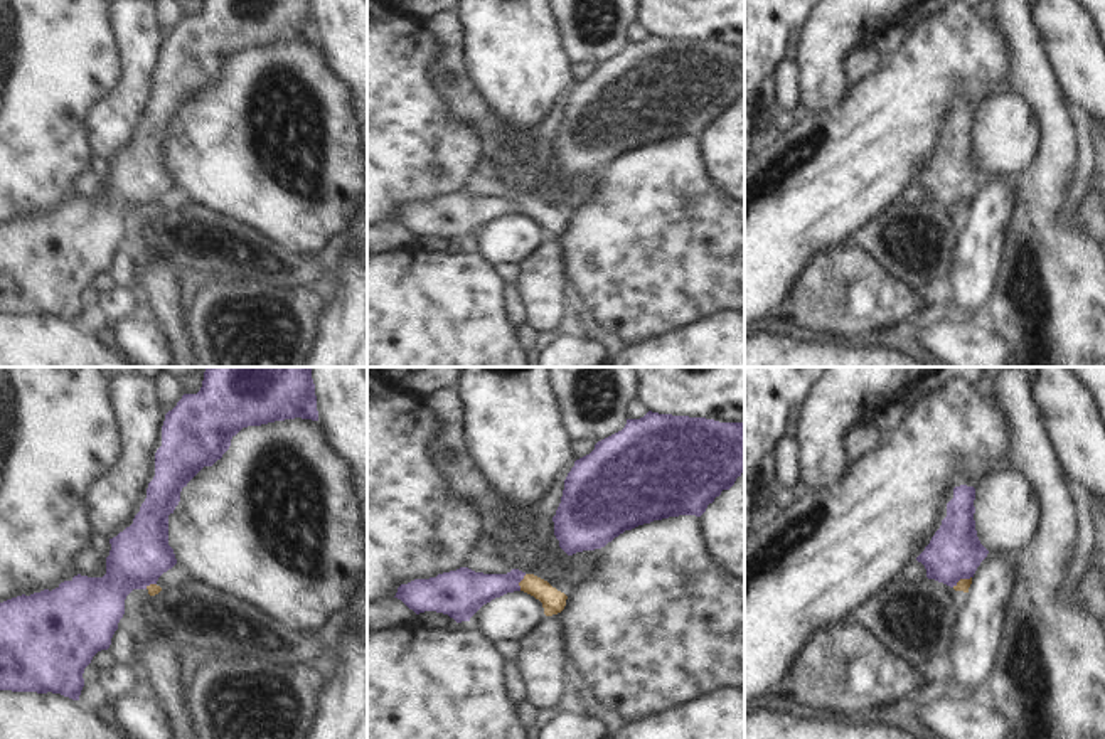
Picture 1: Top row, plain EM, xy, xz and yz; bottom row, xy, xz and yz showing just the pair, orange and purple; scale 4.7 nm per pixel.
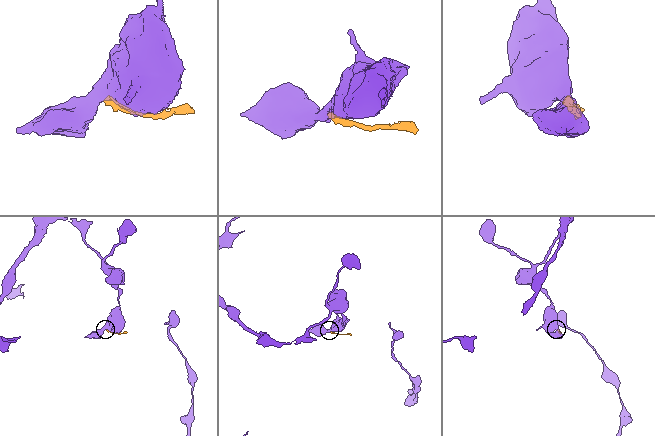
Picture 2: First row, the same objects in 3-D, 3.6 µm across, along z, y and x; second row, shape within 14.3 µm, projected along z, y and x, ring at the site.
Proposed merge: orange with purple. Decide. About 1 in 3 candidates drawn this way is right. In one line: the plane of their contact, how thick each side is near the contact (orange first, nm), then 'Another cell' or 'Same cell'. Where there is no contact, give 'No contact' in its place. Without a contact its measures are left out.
Touches orange in yz. Thickness 60 nm (orange) against 260 nm. Another cell

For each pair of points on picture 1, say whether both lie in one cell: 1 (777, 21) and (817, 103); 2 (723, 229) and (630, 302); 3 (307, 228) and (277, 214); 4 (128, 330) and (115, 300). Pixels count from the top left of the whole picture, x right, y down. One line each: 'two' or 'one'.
1: two
2: one
3: one
4: two

